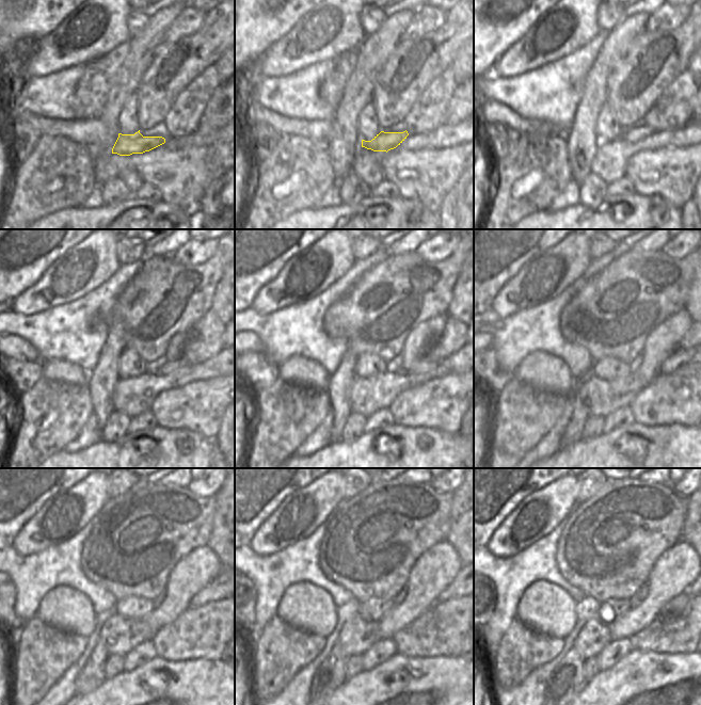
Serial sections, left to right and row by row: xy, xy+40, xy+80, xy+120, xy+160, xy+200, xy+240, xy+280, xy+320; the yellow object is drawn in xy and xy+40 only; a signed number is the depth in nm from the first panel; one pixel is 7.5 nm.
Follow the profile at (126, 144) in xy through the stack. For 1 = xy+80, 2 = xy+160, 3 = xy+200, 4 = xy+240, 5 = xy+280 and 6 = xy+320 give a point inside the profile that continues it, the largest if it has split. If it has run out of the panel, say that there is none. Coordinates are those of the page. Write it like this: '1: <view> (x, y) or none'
1: xy+80 (631, 134)
2: xy+160 (425, 365)
3: xy+200 (680, 357)
4: xy+240 (212, 592)
5: xy+280 (451, 592)
6: xy+320 (690, 591)

